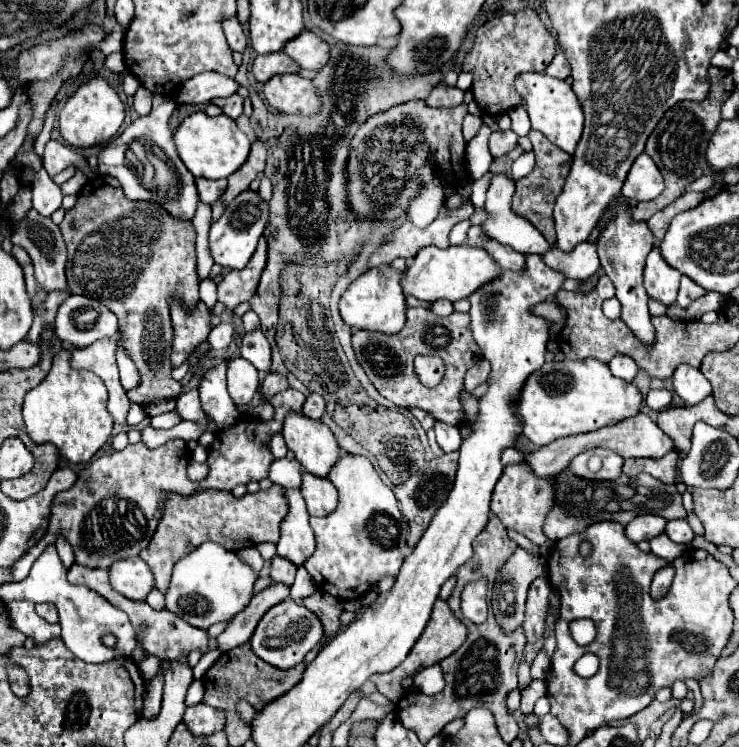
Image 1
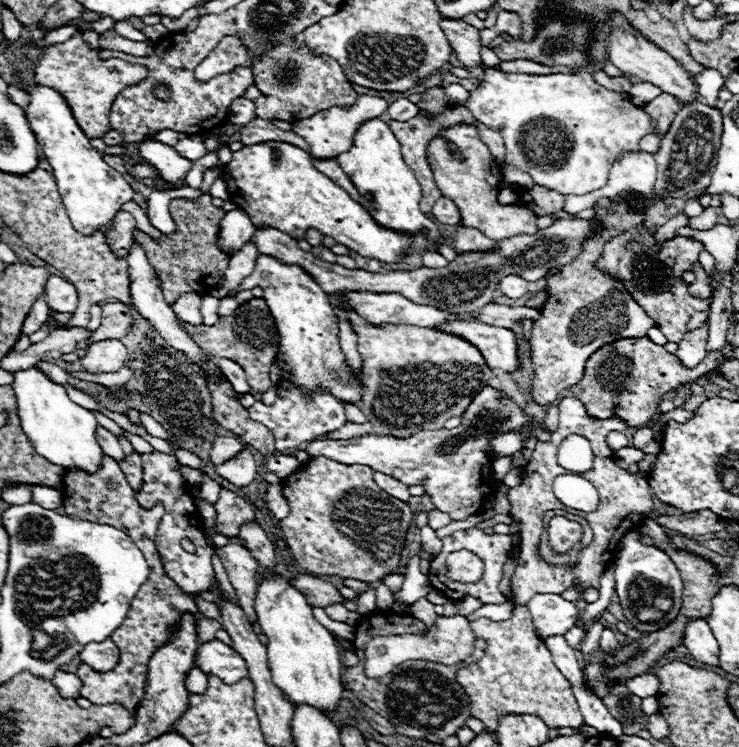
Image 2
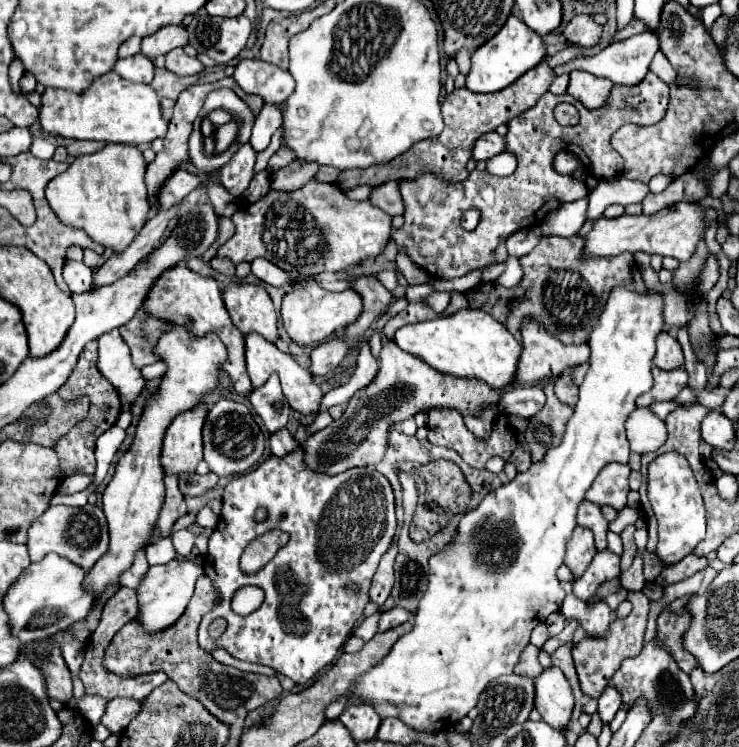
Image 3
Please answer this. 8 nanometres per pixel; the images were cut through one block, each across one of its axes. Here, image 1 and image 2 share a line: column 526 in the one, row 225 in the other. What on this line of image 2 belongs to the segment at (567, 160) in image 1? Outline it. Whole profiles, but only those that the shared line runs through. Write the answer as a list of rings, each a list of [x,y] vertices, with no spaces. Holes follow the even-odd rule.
[[[204,194],[202,200],[176,198],[170,202],[170,212],[176,224],[176,230],[172,234],[162,234],[160,240],[154,240],[142,230],[134,228],[132,238],[144,248],[148,262],[156,270],[164,300],[168,304],[174,304],[182,294],[188,294],[188,292],[206,294],[214,286],[218,286],[224,280],[230,254],[218,246],[220,220],[224,218],[226,212],[222,208],[216,208],[208,194]]]

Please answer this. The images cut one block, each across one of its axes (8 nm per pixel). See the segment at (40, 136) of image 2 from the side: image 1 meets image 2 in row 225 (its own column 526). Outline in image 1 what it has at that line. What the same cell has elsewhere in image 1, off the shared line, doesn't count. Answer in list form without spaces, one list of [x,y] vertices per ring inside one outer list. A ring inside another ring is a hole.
[[[524,72],[524,74],[516,76],[514,84],[516,84],[516,92],[524,100],[532,128],[540,130],[552,144],[556,144],[564,152],[574,154],[576,144],[582,134],[584,114],[582,114],[582,106],[580,106],[576,94],[572,92],[572,88],[564,80],[558,80],[548,74],[540,74],[540,72]]]

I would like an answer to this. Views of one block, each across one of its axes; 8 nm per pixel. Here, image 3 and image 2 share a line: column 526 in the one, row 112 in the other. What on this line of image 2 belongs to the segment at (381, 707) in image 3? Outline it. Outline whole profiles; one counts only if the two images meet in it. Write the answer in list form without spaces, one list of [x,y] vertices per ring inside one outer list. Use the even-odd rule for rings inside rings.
[[[488,68],[464,106],[480,124],[500,132],[510,164],[528,172],[534,184],[560,194],[582,196],[602,188],[618,154],[640,150],[640,138],[654,132],[640,106],[598,86],[586,72],[540,76]]]

